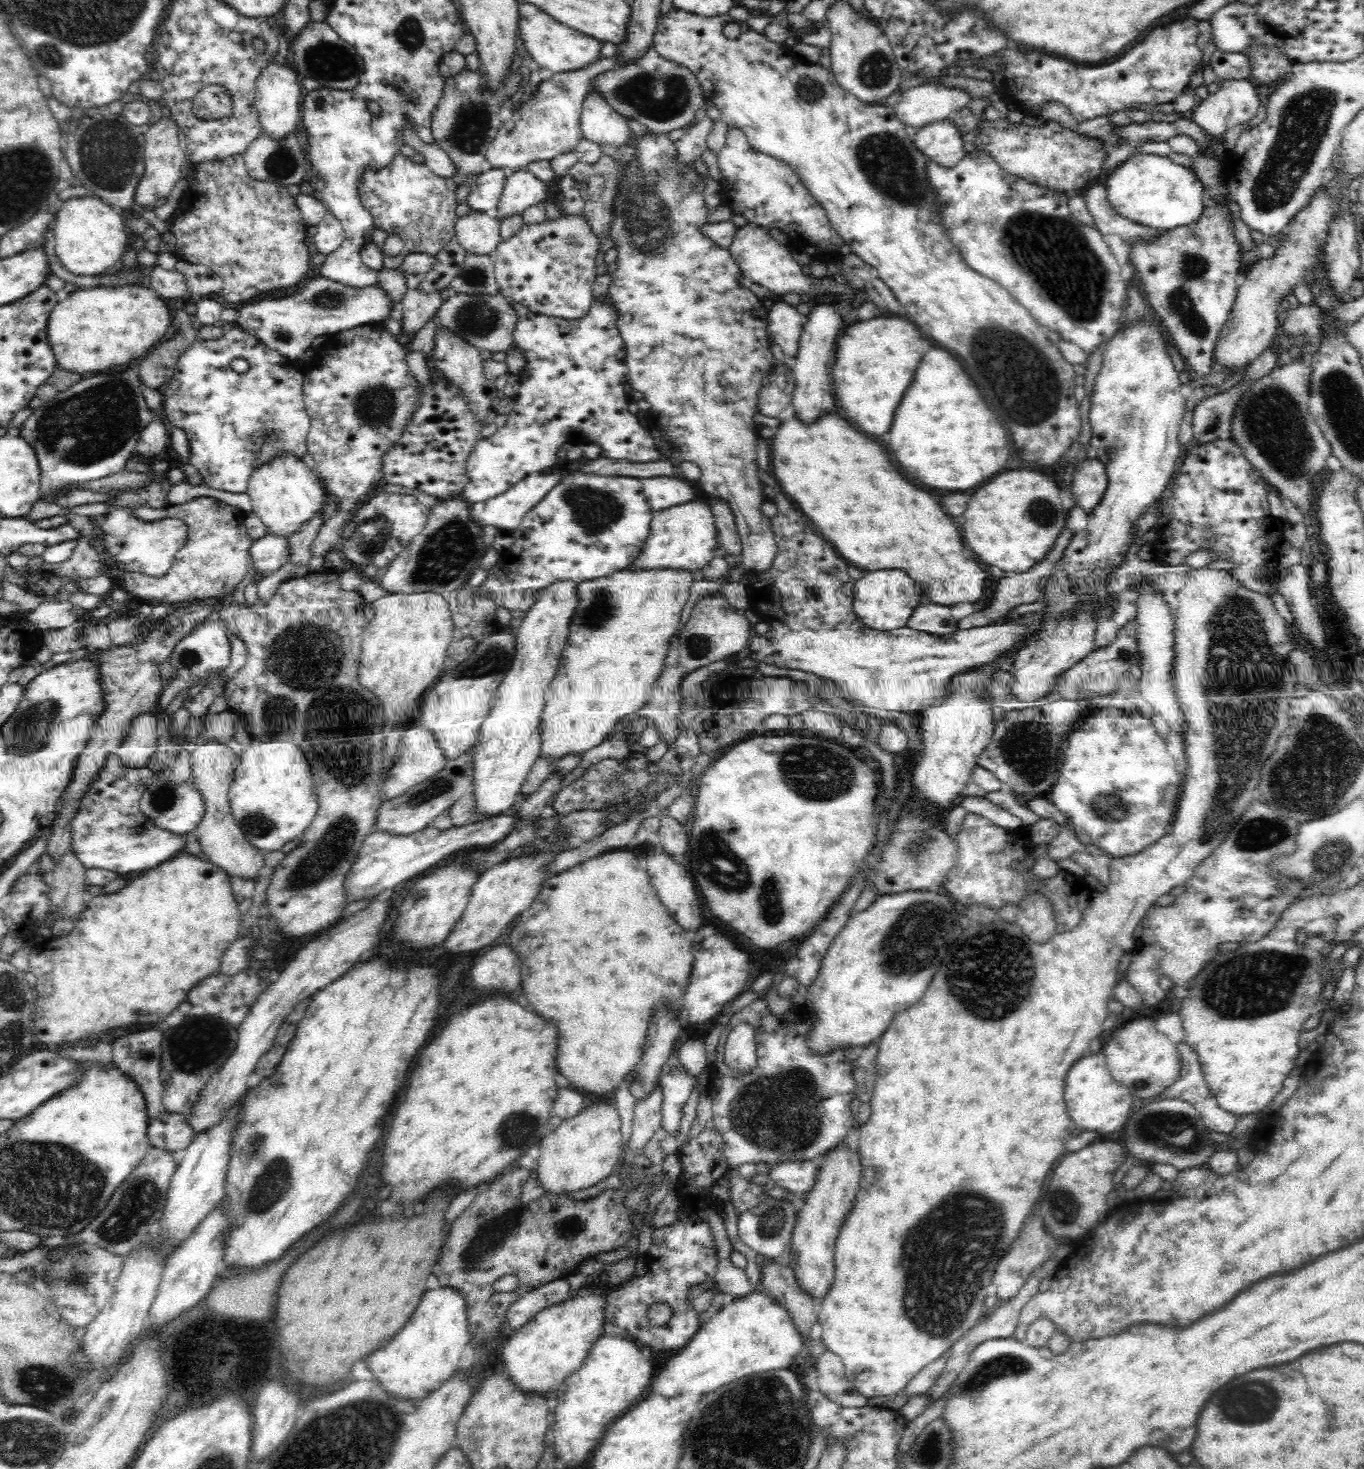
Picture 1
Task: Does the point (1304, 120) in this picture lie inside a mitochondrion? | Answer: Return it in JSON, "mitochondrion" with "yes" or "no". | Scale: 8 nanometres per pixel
{"mitochondrion":"yes"}

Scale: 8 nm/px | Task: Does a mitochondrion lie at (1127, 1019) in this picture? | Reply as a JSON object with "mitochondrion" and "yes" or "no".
{"mitochondrion":"no"}

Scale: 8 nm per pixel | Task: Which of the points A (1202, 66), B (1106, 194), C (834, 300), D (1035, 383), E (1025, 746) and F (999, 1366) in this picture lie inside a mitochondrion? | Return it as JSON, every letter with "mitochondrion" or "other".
{"A":"other","B":"other","C":"other","D":"mitochondrion","E":"mitochondrion","F":"mitochondrion"}

